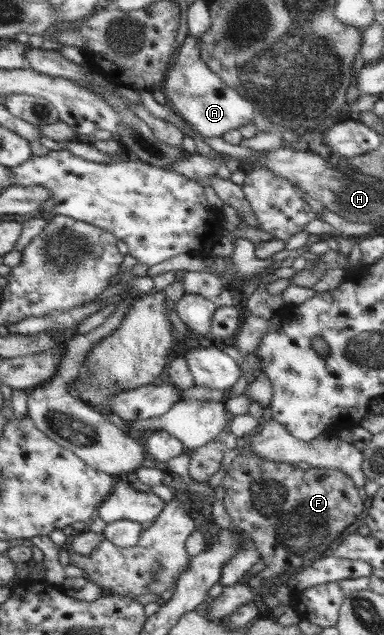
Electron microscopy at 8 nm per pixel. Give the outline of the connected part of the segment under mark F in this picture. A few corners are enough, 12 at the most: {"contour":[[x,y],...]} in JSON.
{"contour":[[241,453],[231,524],[275,578],[323,557],[364,511],[337,468]]}

